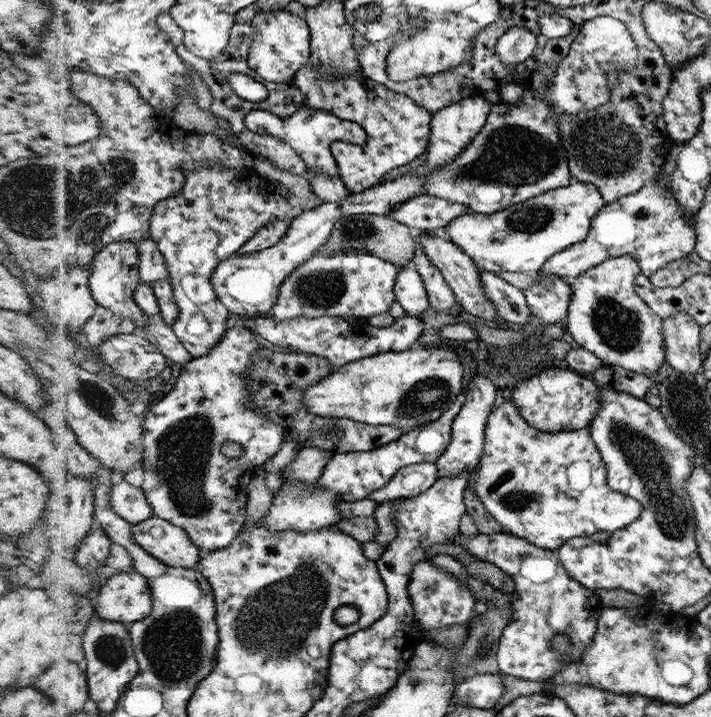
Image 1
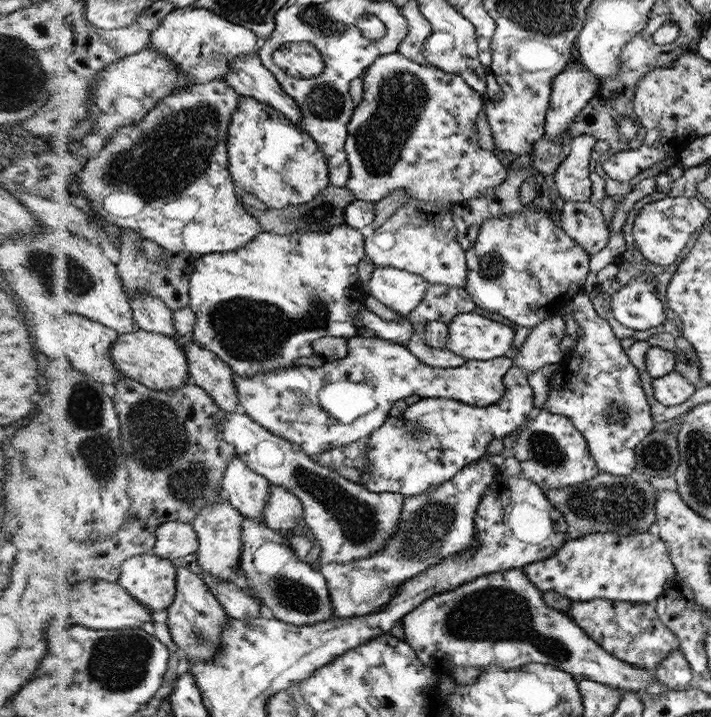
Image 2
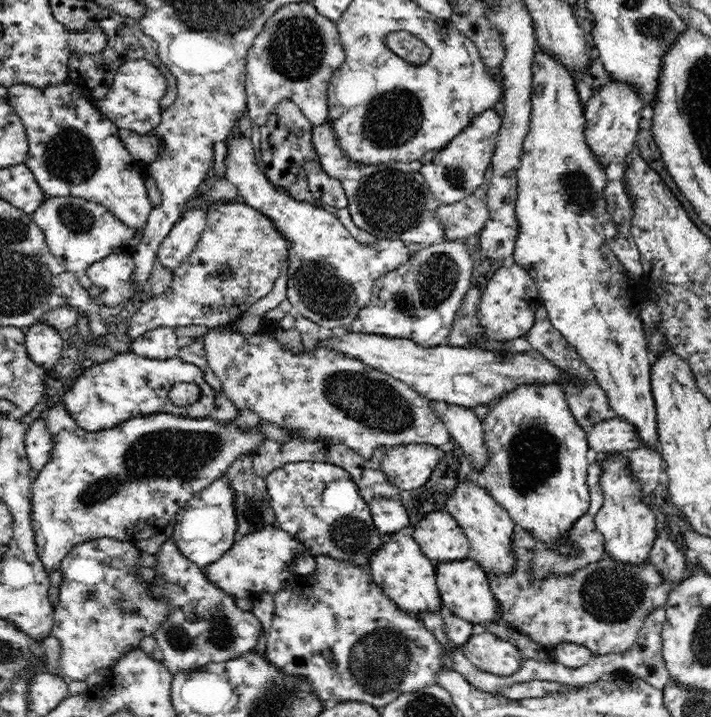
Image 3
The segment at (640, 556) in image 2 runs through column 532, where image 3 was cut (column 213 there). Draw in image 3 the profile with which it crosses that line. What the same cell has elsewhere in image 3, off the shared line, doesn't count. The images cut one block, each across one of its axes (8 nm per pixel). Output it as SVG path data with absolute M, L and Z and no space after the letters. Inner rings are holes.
M275 524L265 526L262 530L241 535L234 541L228 552L220 560L205 566L205 576L209 577L218 588L235 598L254 599L260 592L275 595L278 590L286 588L296 574L290 573L290 562L298 554L307 554L306 547L294 539L290 533Z

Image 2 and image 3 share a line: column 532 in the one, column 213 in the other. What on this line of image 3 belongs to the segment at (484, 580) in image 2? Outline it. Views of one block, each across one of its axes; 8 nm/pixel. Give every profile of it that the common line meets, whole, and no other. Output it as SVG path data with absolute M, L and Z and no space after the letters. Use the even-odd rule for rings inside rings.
M171 539L166 540L154 555L160 578L148 589L150 598L166 603L167 614L152 637L162 649L163 664L173 676L201 670L212 663L226 663L254 650L262 627L252 611L242 612L236 608L236 598L209 580L204 569L188 560Z

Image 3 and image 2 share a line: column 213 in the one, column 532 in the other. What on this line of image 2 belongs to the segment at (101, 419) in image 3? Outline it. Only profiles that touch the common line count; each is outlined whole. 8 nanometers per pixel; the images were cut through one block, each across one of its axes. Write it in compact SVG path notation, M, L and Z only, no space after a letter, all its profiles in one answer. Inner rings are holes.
M512 366L503 380L507 385L507 392L503 399L492 406L480 408L448 398L421 398L408 406L403 415L388 418L383 426L372 432L367 439L368 471L361 472L359 483L372 492L400 493L405 497L428 494L432 487L447 483L464 467L482 459L487 454L488 444L494 438L502 439L512 435L534 410L534 389L530 387L526 369Z

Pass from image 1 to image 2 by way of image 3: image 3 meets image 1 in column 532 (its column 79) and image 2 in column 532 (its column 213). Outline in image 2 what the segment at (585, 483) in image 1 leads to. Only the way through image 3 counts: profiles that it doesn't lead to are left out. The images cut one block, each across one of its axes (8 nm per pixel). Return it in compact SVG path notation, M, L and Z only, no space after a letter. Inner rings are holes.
M540 411L538 416L520 429L511 450L512 456L521 464L521 474L535 481L544 491L576 486L601 473L596 467L587 439L567 416L556 413Z

